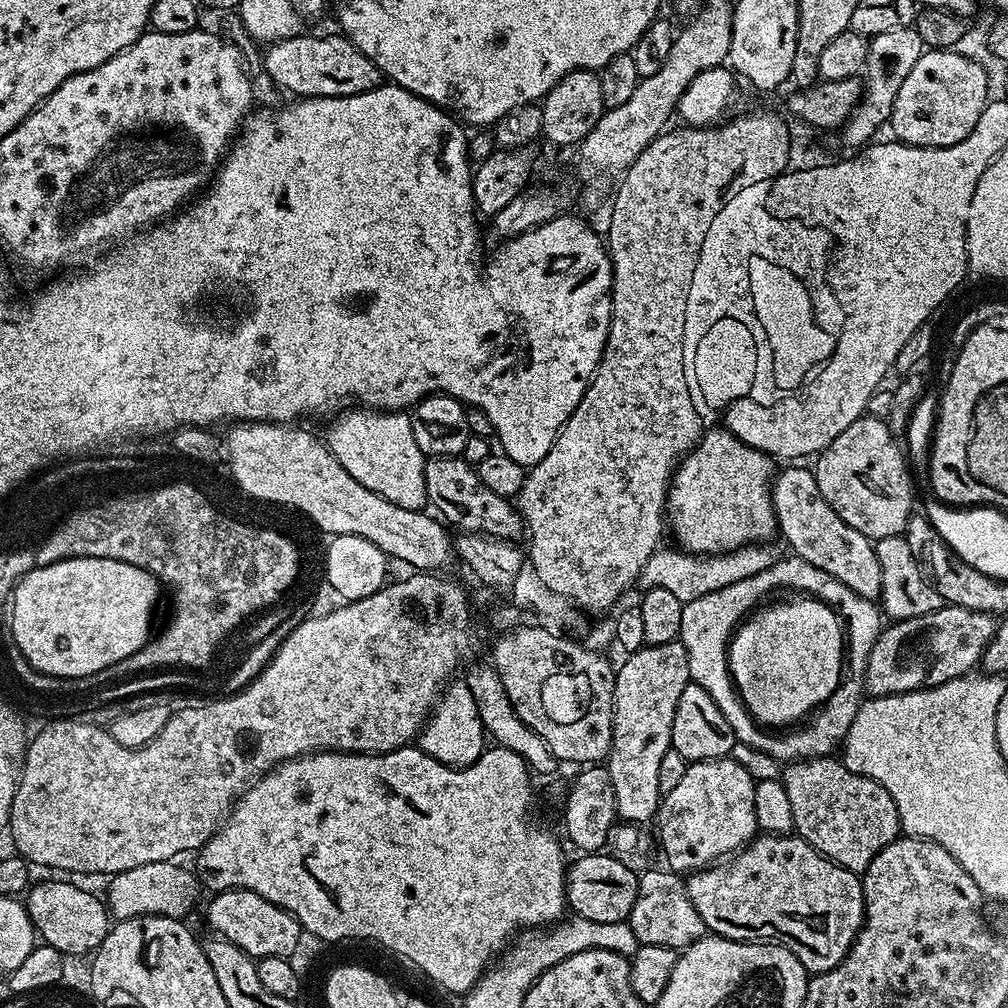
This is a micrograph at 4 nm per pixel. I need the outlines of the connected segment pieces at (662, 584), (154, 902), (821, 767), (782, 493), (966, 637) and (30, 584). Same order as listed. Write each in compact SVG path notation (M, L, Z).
M776 542L747 544L744 548L723 552L717 556L698 556L677 550L675 547L672 549L661 546L654 554L650 554L646 566L642 566L638 584L644 590L661 588L669 594L674 594L678 602L689 604L694 602L694 598L714 594L714 590L722 590L726 586L734 586L734 582L742 582L742 578L754 578L754 574L762 574L762 570L777 564L782 558L781 545L777 544Z
M163 860L146 862L146 866L134 866L134 870L122 870L107 881L108 896L106 905L109 913L117 921L138 918L139 916L187 917L187 912L196 904L202 893L202 885L195 871L186 869L180 862Z
M827 755L789 763L783 769L782 781L790 798L795 835L840 868L864 873L870 862L901 835L894 798L878 782L851 772L843 759Z
M804 466L781 467L774 481L778 532L781 537L784 535L783 543L788 543L796 551L793 553L810 562L810 566L818 566L818 570L826 570L826 574L838 578L838 582L854 590L854 594L871 602L879 601L882 570L878 566L873 541L838 518L830 502L822 498L822 490L818 490L815 471L811 467L800 467Z
M945 606L930 614L922 614L918 618L906 618L889 623L880 635L872 641L872 650L868 666L864 671L864 687L869 697L893 696L917 692L923 688L933 688L942 682L950 682L959 676L969 675L972 668L981 663L984 651L996 633L997 621L985 612L975 612L955 606Z
M69 555L50 565L34 566L19 580L12 592L11 643L19 645L24 659L42 675L68 679L97 674L129 658L149 641L153 631L152 611L156 608L160 591L162 585L152 573L139 568L137 564L114 558Z

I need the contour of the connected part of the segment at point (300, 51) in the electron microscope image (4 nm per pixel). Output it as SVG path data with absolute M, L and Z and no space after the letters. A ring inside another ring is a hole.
M301 34L285 40L274 40L264 52L264 68L268 76L280 88L293 92L293 97L357 96L379 88L382 73L358 46L349 42L343 34L336 36L307 36Z

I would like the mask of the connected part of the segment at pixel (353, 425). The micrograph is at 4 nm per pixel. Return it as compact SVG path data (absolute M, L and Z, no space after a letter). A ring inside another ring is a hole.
M356 410L348 412L326 435L326 443L342 462L342 470L374 490L382 498L406 510L423 509L428 504L424 481L425 455L414 438L412 417L404 410Z

